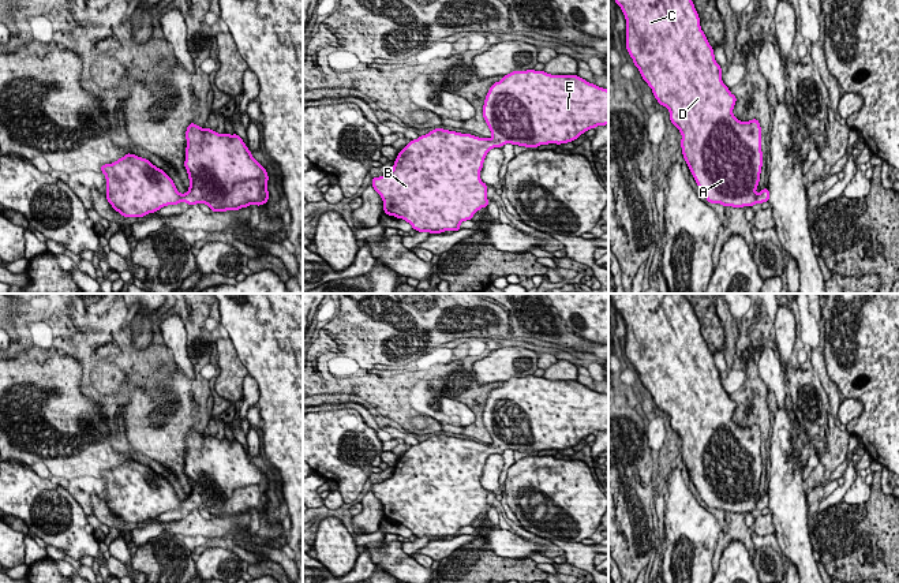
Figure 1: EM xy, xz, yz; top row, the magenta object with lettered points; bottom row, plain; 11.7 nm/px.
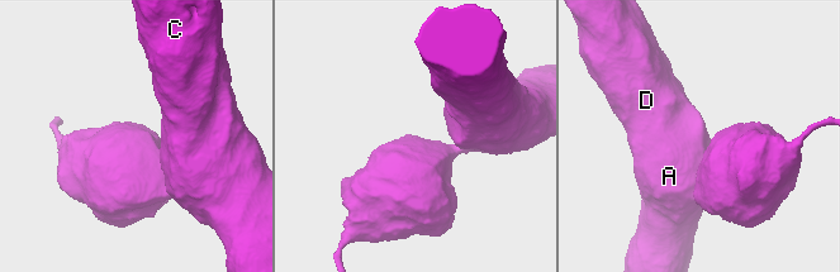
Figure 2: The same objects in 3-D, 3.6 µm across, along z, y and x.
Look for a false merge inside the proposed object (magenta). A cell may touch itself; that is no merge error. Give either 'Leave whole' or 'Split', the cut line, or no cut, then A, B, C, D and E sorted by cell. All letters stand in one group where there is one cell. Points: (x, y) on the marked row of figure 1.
Leave whole. No split. Groups: A B C D E

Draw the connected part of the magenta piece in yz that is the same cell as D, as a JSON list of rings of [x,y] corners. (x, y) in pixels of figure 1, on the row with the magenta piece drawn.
[[[615,0],[617,5],[621,7],[626,19],[626,51],[633,59],[634,66],[638,68],[643,79],[652,89],[652,93],[658,102],[670,111],[671,123],[679,130],[682,139],[681,147],[683,158],[690,169],[693,179],[697,183],[701,194],[709,203],[720,203],[722,206],[743,208],[753,206],[769,201],[769,190],[763,188],[758,194],[756,188],[760,182],[760,173],[763,167],[763,152],[761,152],[761,127],[757,119],[749,122],[741,122],[733,115],[737,97],[730,93],[730,89],[722,81],[722,68],[715,60],[713,49],[709,45],[704,31],[700,26],[700,18],[692,0]]]

